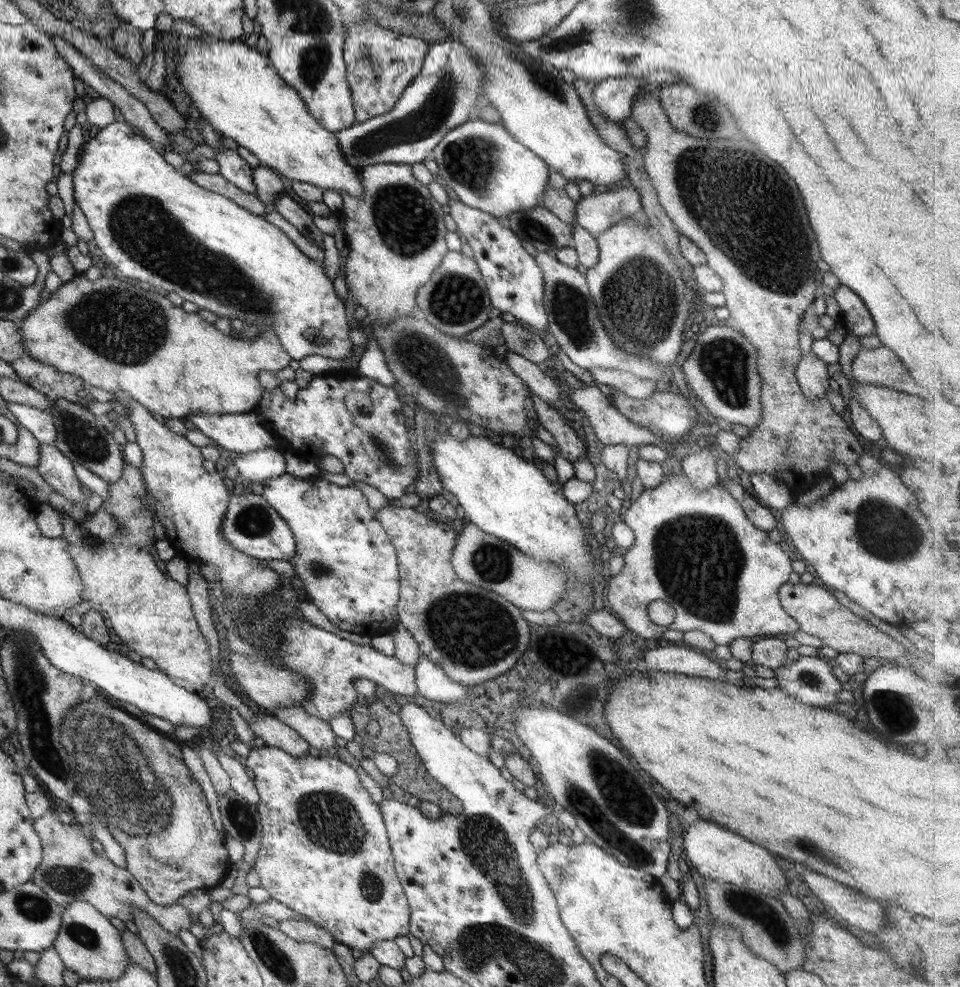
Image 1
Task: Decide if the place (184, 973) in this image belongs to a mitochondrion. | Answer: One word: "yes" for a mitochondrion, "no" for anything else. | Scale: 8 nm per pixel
yes

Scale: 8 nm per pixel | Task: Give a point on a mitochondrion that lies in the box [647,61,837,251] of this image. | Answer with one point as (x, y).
(704, 116)

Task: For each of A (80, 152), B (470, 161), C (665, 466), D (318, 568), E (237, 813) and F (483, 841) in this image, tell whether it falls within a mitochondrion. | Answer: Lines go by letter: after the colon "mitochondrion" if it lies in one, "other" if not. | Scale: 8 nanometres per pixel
A: other
B: mitochondrion
C: other
D: mitochondrion
E: mitochondrion
F: mitochondrion

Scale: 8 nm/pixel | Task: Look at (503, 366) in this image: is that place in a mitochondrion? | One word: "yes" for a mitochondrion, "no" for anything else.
no

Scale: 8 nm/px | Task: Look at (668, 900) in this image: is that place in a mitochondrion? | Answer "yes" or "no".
no

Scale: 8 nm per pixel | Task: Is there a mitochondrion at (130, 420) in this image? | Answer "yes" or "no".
no

